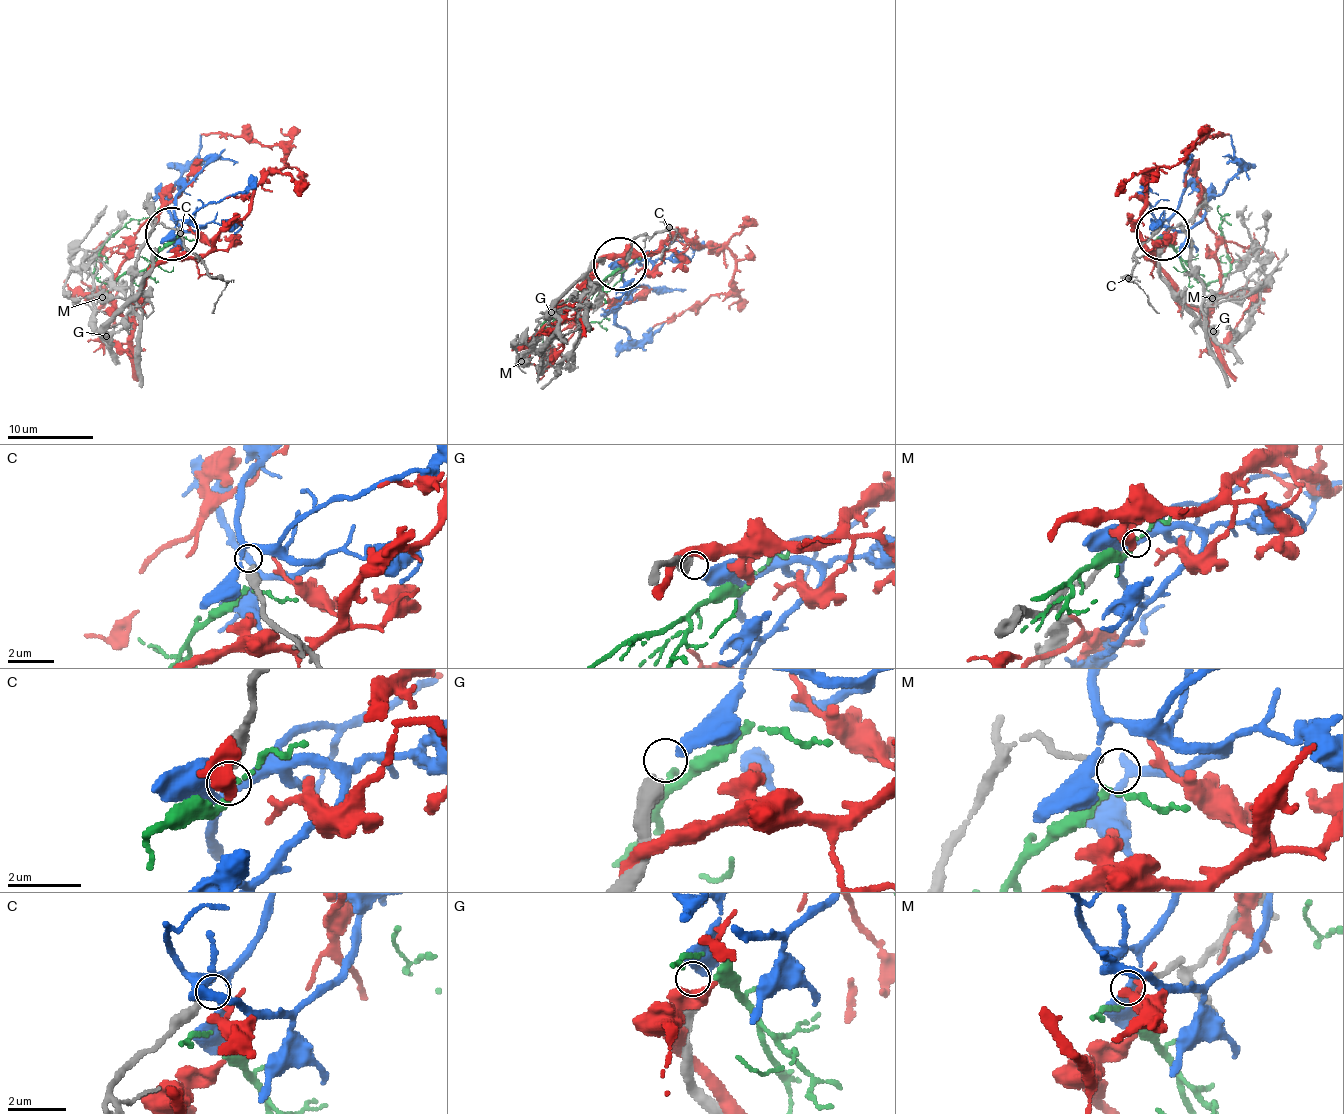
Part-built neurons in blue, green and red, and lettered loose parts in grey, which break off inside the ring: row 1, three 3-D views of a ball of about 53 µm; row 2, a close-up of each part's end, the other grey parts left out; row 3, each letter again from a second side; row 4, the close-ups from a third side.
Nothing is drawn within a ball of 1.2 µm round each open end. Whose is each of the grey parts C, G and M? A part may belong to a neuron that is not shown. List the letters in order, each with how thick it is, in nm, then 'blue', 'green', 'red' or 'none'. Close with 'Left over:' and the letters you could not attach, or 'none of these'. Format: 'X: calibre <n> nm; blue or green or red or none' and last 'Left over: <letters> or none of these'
C: calibre 380 nm; none
G: calibre 480 nm; blue
M: calibre 150 nm; none
Left over: C, M

